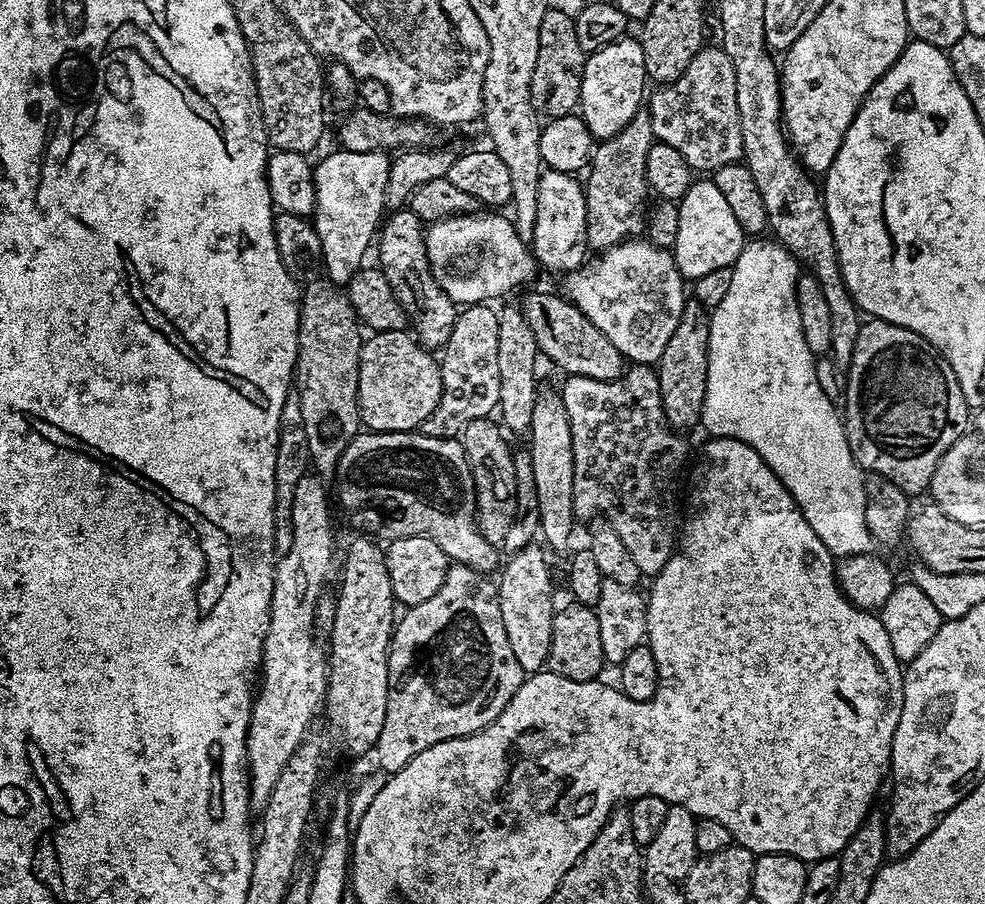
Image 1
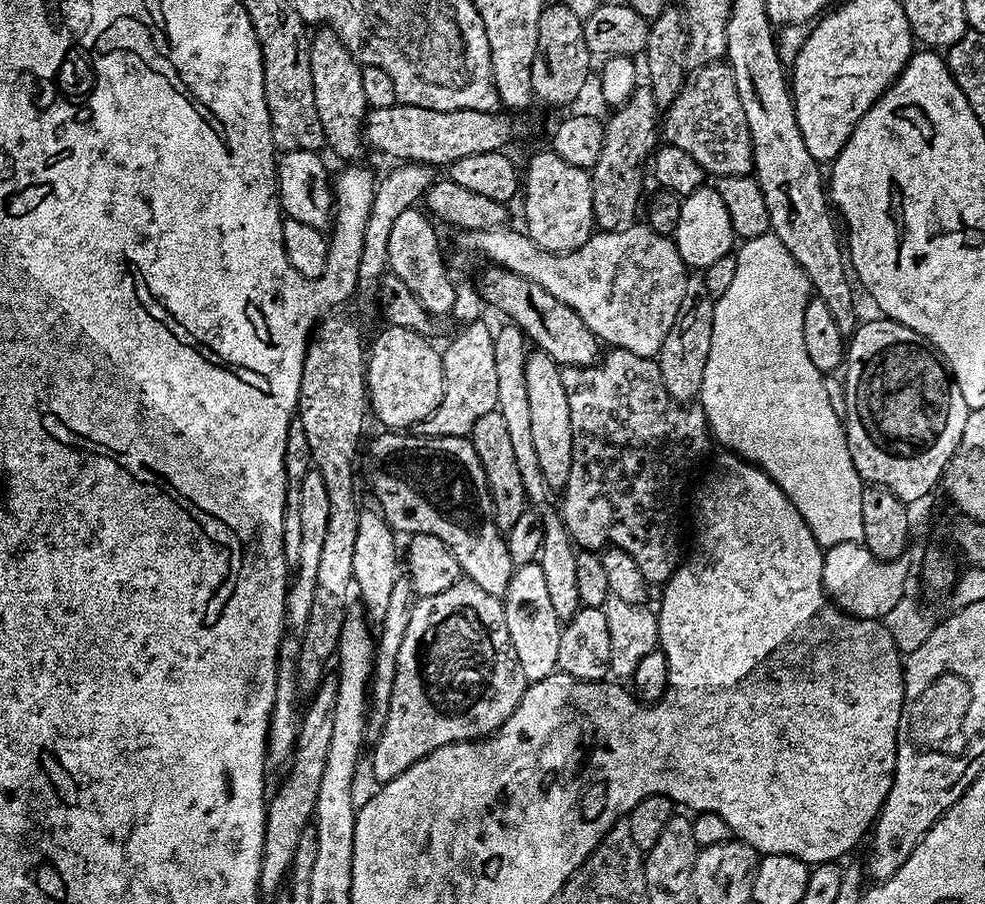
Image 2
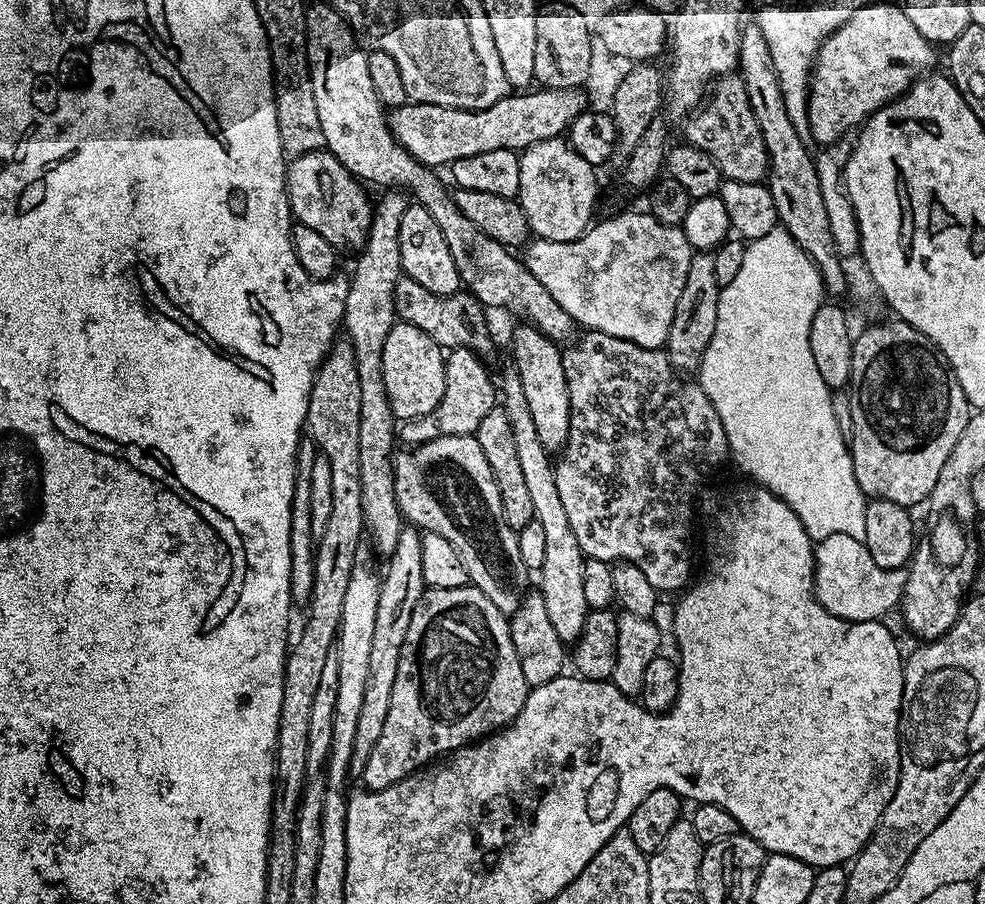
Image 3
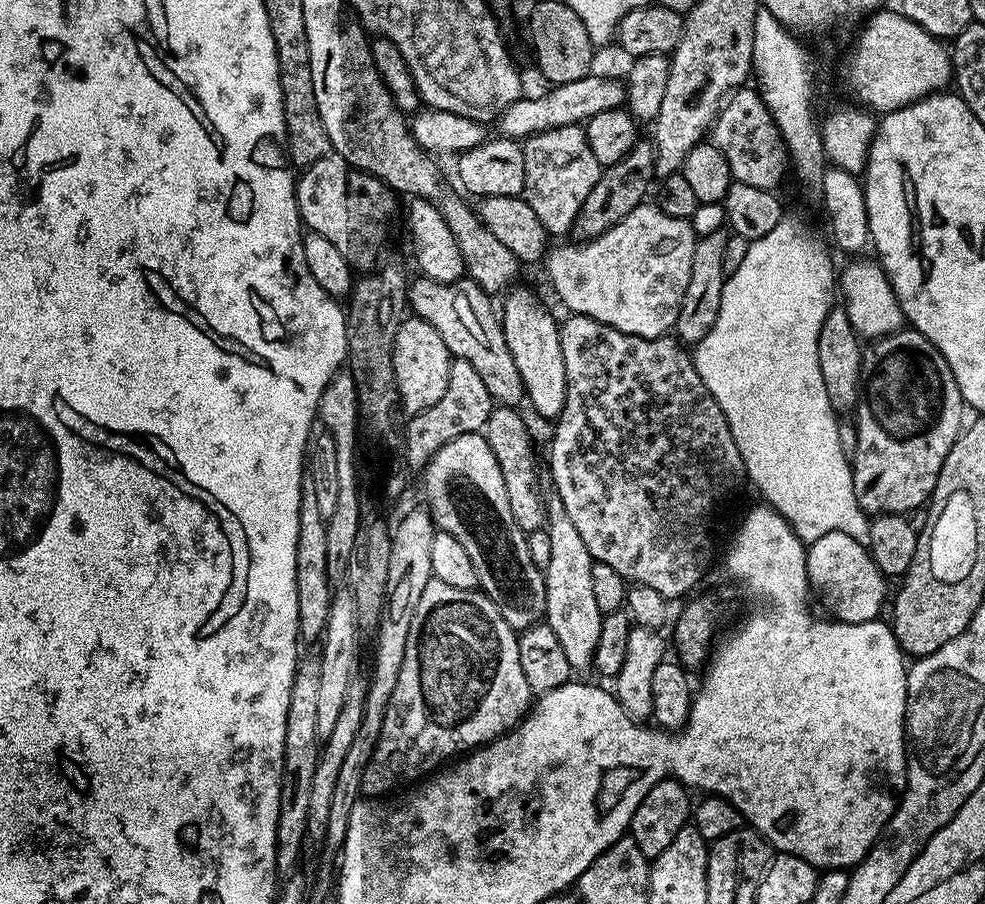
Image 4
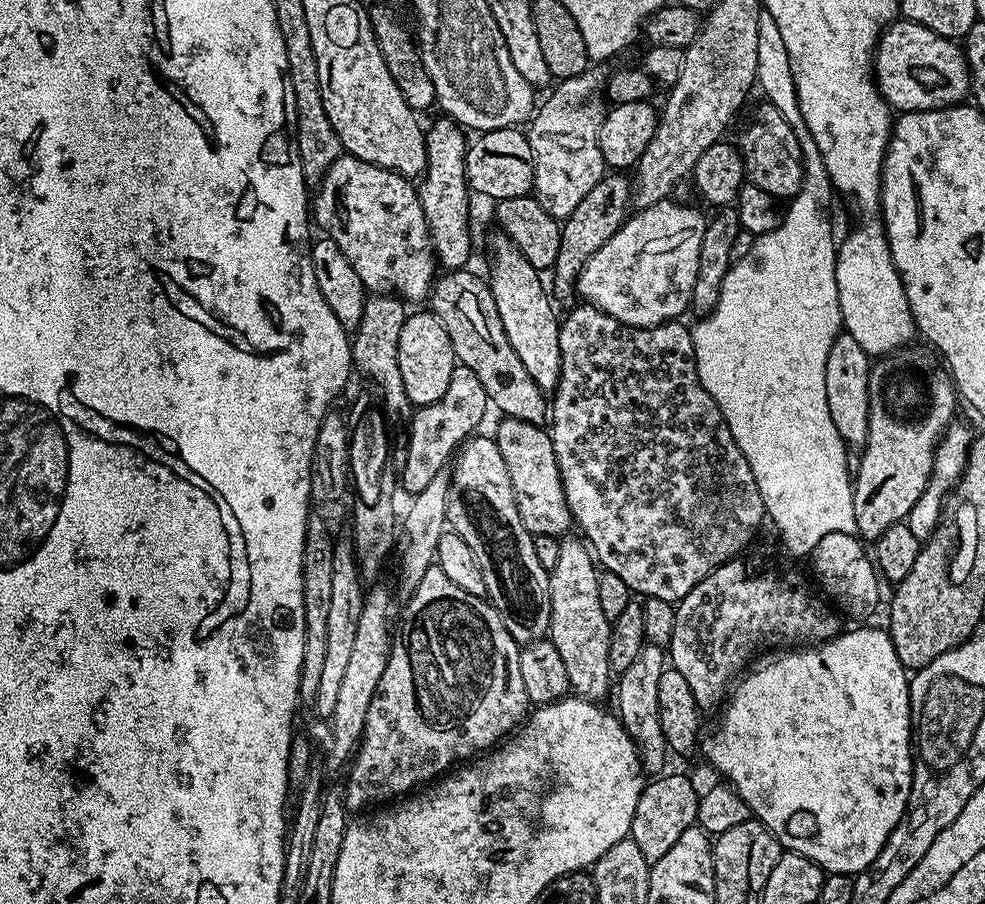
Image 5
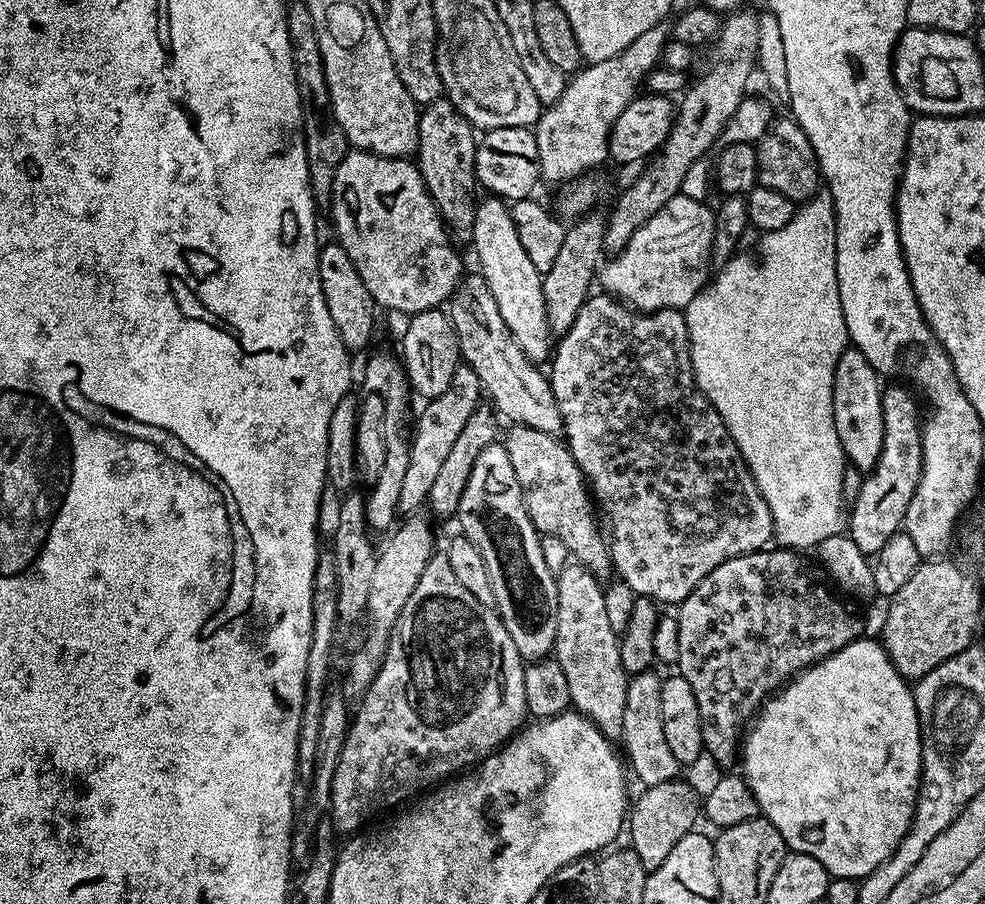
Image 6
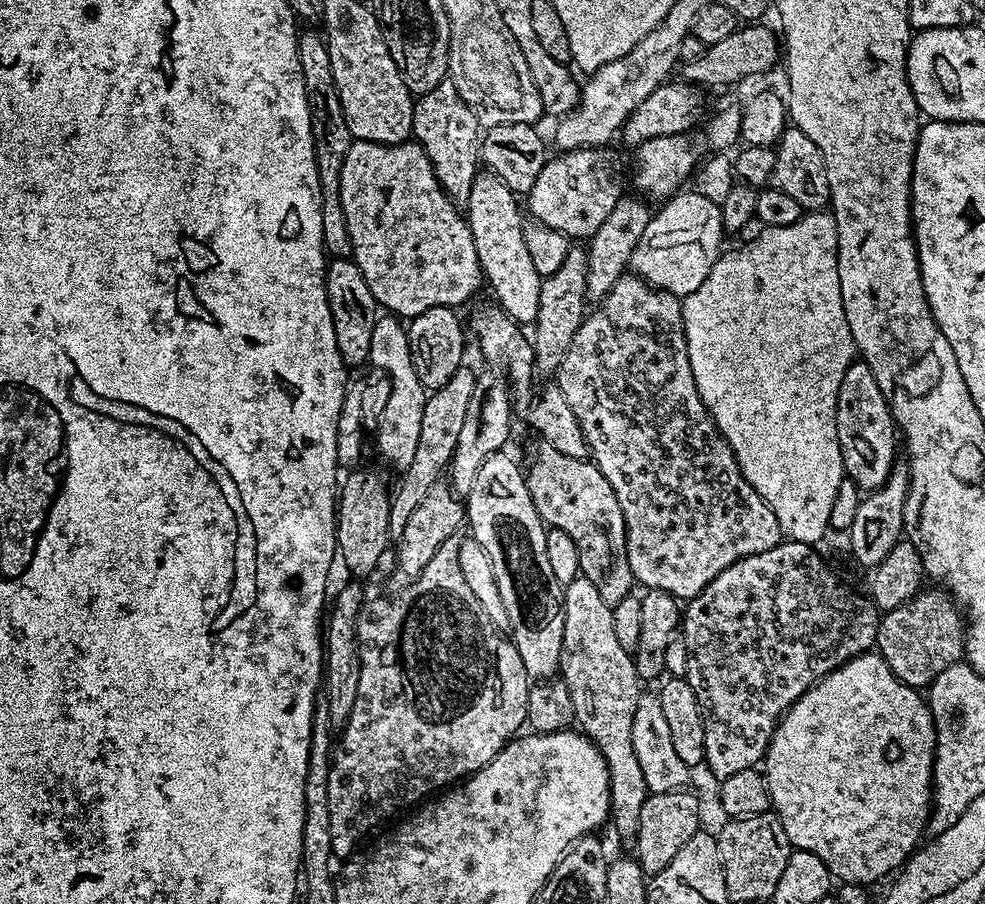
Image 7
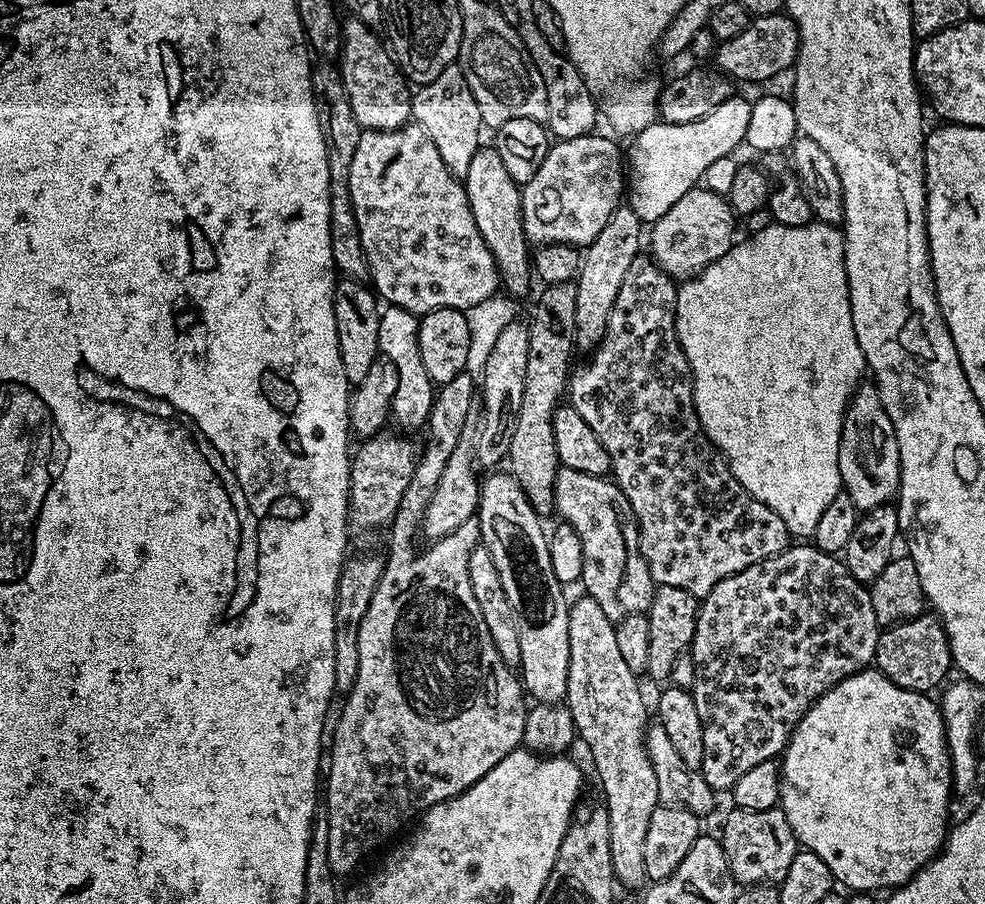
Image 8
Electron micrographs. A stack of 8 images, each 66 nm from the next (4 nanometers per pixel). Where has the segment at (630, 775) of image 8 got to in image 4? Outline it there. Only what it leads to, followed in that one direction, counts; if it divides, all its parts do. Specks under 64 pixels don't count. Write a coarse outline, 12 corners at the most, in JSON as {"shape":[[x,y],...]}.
{"shape":[[543,493],[544,614],[573,673],[592,668],[604,616],[594,561],[562,498]]}

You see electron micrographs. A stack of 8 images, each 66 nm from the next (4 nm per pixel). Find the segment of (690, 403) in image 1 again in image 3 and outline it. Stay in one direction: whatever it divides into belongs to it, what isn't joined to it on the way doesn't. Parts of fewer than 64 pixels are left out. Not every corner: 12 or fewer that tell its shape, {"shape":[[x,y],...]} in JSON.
{"shape":[[693,251],[666,351],[681,374],[714,338],[721,290],[711,251]]}

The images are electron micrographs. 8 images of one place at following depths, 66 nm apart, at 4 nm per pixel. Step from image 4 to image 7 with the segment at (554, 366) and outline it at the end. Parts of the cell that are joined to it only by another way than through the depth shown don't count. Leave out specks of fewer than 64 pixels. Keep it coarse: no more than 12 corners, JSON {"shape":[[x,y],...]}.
{"shape":[[476,173],[466,219],[484,280],[511,320],[538,314],[542,278],[510,186]]}

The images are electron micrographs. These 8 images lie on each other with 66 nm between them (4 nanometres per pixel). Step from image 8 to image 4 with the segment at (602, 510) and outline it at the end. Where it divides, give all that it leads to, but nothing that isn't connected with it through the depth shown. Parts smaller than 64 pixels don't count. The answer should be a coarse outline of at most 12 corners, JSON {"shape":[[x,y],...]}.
{"shape":[[493,407],[482,431],[498,458],[514,522],[546,517],[532,436],[515,408]]}

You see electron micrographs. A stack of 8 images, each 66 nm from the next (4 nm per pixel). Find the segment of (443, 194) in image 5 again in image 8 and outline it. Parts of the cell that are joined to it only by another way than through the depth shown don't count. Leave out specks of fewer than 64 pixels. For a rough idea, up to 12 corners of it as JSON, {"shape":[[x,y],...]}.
{"shape":[[465,69],[412,93],[412,120],[463,178],[484,124]]}

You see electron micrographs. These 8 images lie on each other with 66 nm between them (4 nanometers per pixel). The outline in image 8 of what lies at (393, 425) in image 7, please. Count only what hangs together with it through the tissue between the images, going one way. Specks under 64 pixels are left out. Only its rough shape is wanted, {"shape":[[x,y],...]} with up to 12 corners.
{"shape":[[380,313],[380,355],[398,370],[391,419],[425,427],[434,385],[418,350],[417,313]]}

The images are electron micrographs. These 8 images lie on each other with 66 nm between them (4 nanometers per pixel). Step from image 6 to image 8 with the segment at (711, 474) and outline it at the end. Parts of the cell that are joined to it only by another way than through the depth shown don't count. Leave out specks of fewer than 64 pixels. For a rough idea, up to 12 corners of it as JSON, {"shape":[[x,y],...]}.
{"shape":[[630,262],[570,406],[657,585],[790,547],[704,433],[677,281]]}

